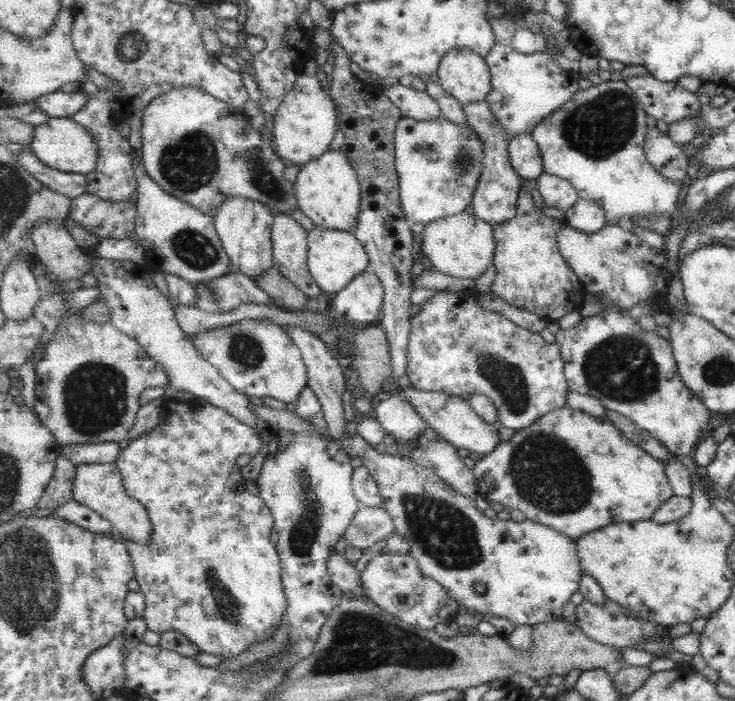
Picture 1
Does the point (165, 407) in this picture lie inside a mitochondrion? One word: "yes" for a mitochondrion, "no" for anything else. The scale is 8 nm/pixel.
no

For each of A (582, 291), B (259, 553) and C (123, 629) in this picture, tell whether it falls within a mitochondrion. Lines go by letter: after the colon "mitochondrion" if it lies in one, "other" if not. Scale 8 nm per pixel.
A: other
B: other
C: other

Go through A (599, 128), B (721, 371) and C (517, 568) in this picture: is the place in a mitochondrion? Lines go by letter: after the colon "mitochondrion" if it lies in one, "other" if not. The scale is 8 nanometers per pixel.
A: mitochondrion
B: mitochondrion
C: other

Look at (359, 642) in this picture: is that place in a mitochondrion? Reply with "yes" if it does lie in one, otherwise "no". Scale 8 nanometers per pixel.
yes

